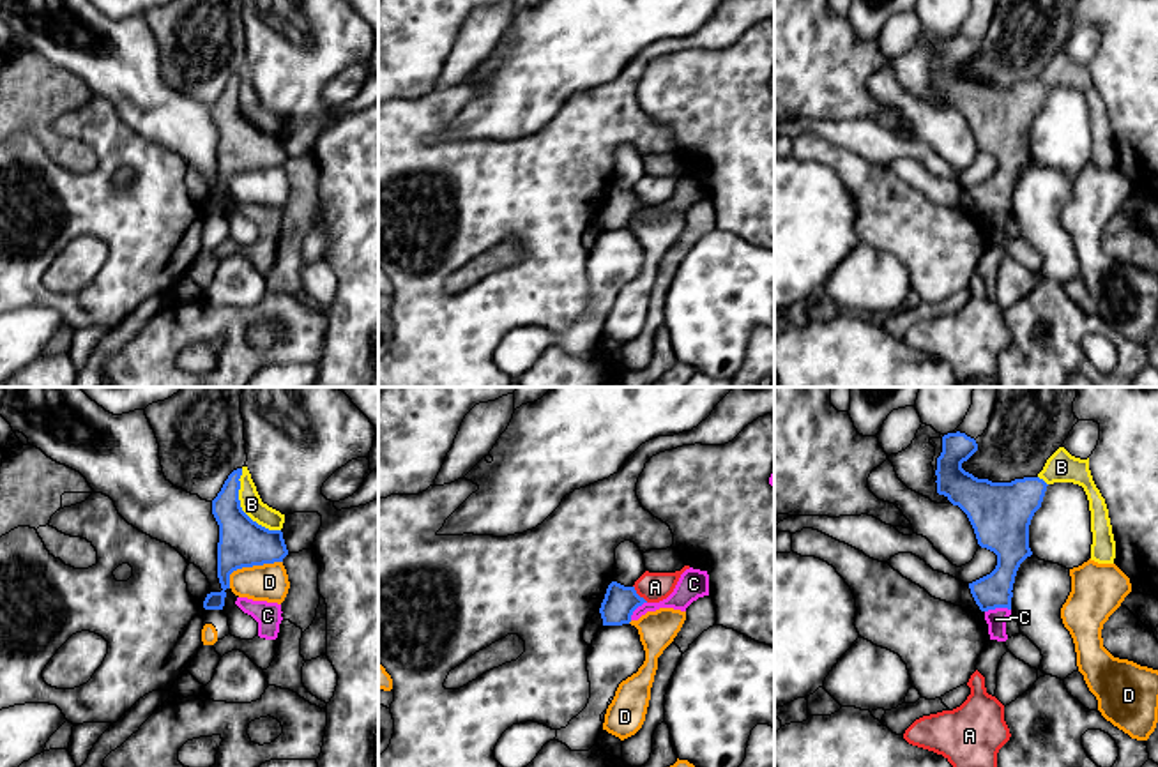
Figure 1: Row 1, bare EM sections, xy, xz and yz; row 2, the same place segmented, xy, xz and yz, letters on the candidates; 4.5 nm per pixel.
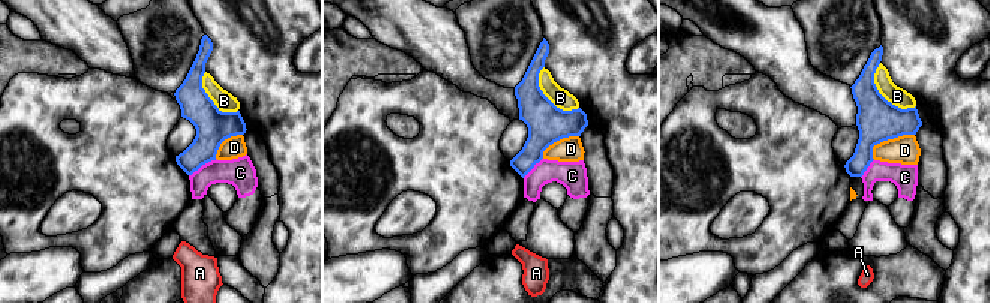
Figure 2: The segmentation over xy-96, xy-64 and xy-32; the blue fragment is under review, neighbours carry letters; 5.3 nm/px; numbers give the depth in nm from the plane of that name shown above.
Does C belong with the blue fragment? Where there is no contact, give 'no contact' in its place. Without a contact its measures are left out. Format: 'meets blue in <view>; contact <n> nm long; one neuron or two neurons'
meets blue in yz; contact 120 nm long; two neurons

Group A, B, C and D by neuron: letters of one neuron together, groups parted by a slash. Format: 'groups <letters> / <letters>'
groups A / B C / D

